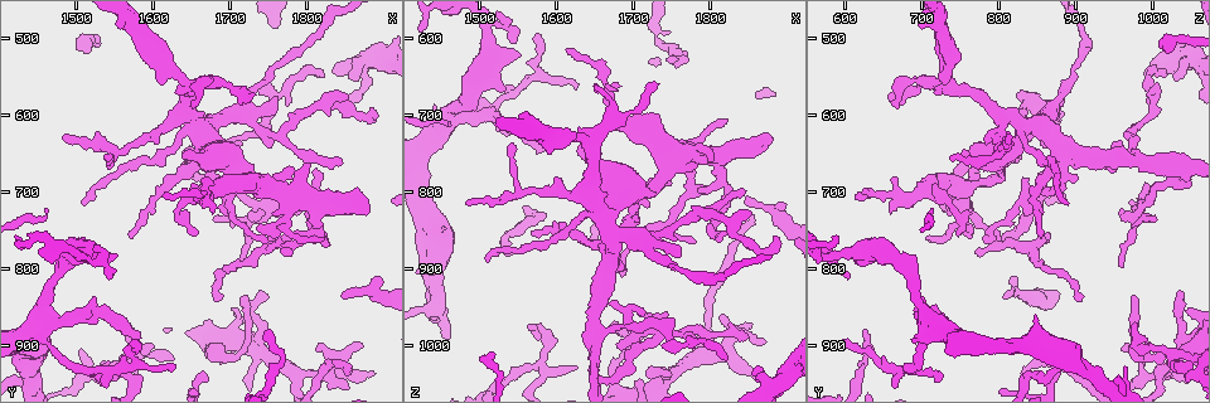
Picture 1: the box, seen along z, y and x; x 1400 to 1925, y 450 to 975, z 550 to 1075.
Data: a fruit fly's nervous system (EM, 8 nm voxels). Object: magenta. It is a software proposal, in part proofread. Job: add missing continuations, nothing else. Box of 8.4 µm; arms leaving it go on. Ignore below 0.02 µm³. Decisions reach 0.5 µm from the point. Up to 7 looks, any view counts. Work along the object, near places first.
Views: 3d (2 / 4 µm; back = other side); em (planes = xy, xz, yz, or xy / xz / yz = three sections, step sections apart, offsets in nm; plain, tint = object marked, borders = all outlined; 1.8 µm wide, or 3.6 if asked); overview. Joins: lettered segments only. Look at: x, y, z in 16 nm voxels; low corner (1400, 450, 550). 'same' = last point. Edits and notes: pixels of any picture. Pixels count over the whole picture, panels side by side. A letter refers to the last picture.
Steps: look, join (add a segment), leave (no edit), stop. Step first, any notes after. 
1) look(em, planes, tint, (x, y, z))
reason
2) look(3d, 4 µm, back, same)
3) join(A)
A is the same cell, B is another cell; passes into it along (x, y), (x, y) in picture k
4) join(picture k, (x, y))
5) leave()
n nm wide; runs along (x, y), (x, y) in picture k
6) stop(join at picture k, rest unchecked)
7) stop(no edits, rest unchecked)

look(3d, 2 µm, (1640, 565, 735))

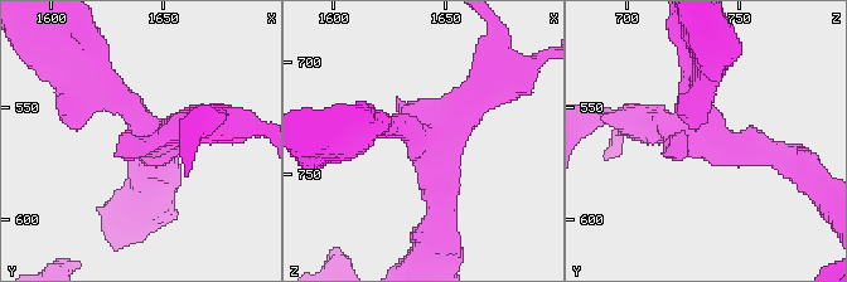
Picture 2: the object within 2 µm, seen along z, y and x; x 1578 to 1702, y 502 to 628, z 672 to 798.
look(em, planes, borders, (1643, 562, 732))
now the EM

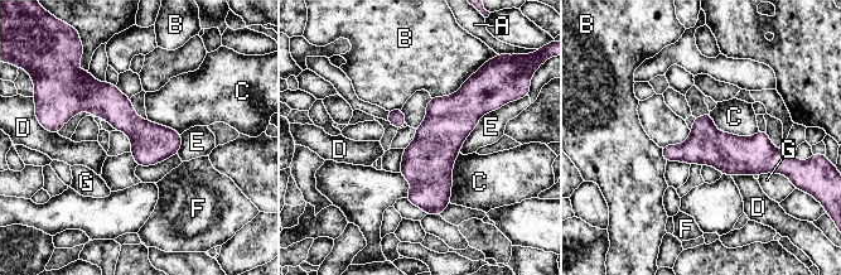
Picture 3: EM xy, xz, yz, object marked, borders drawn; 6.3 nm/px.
leave()
240 nm wide; E touches over 400 nm; A, B, C, D, E, F and G are other cells; none of them fits

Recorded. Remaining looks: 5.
look(3d, 2 µm, (1845, 835, 810))

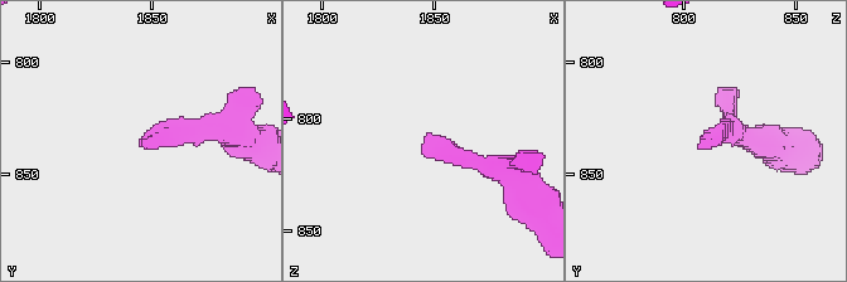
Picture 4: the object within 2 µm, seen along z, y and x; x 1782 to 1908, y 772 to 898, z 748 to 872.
look(em, xy, step 4, borders, (1846, 835, 806))
now the EM

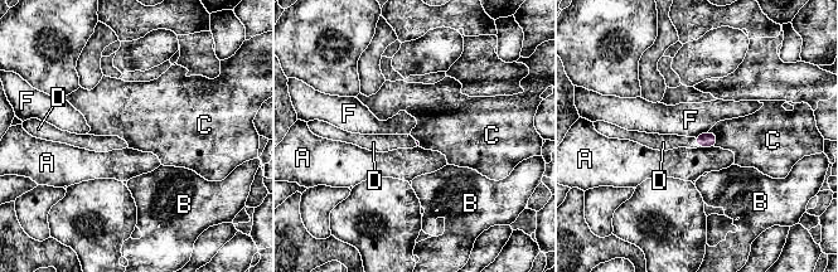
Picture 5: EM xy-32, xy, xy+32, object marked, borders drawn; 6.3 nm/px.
join(D)
C touches over 110 nm; D is the same cell, A, B, C and F are other cells; it goes on there

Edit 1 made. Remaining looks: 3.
look(em, xz, step 4, borders, (1865, 550, 1030))
an open end

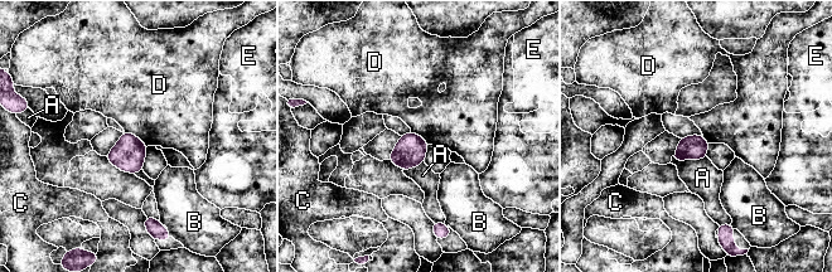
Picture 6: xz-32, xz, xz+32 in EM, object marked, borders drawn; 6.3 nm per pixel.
leave()
A, B, C, D and E are other cells; none of them fits

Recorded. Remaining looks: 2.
stop(join at picture 5, rest unchecked)

